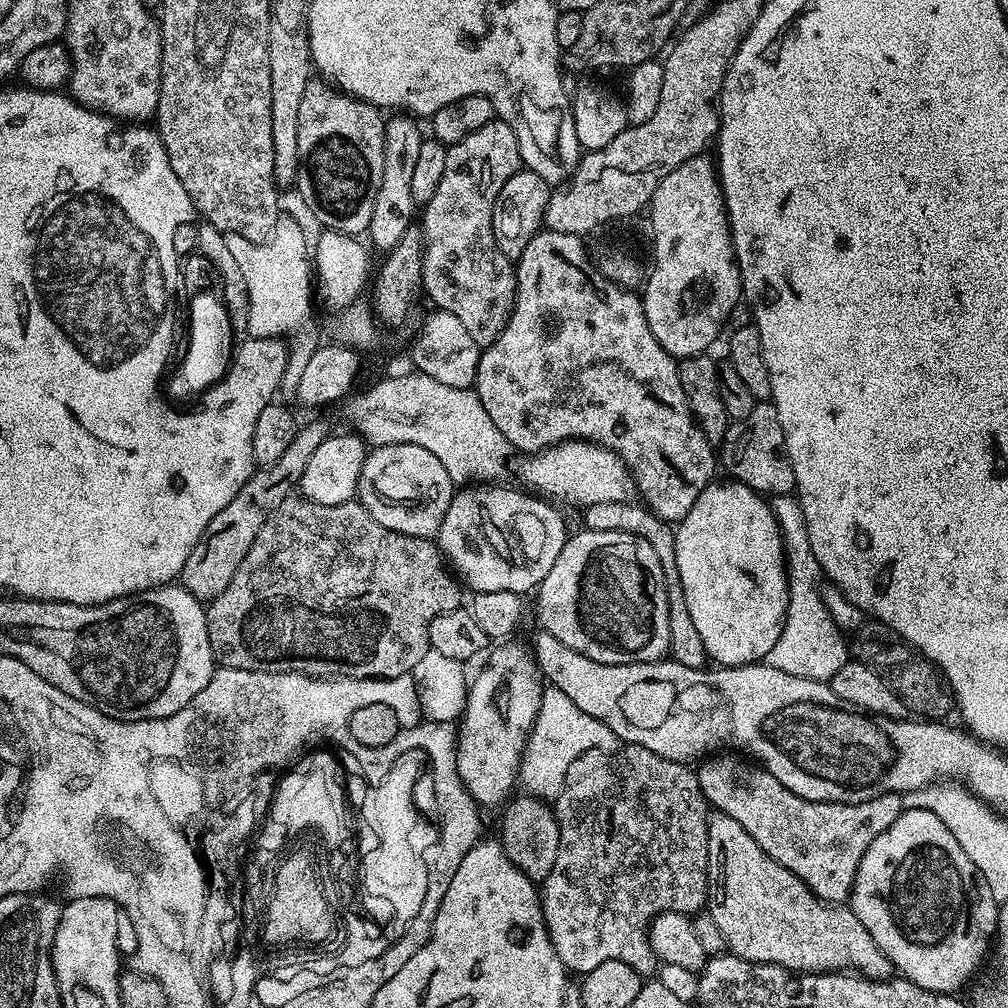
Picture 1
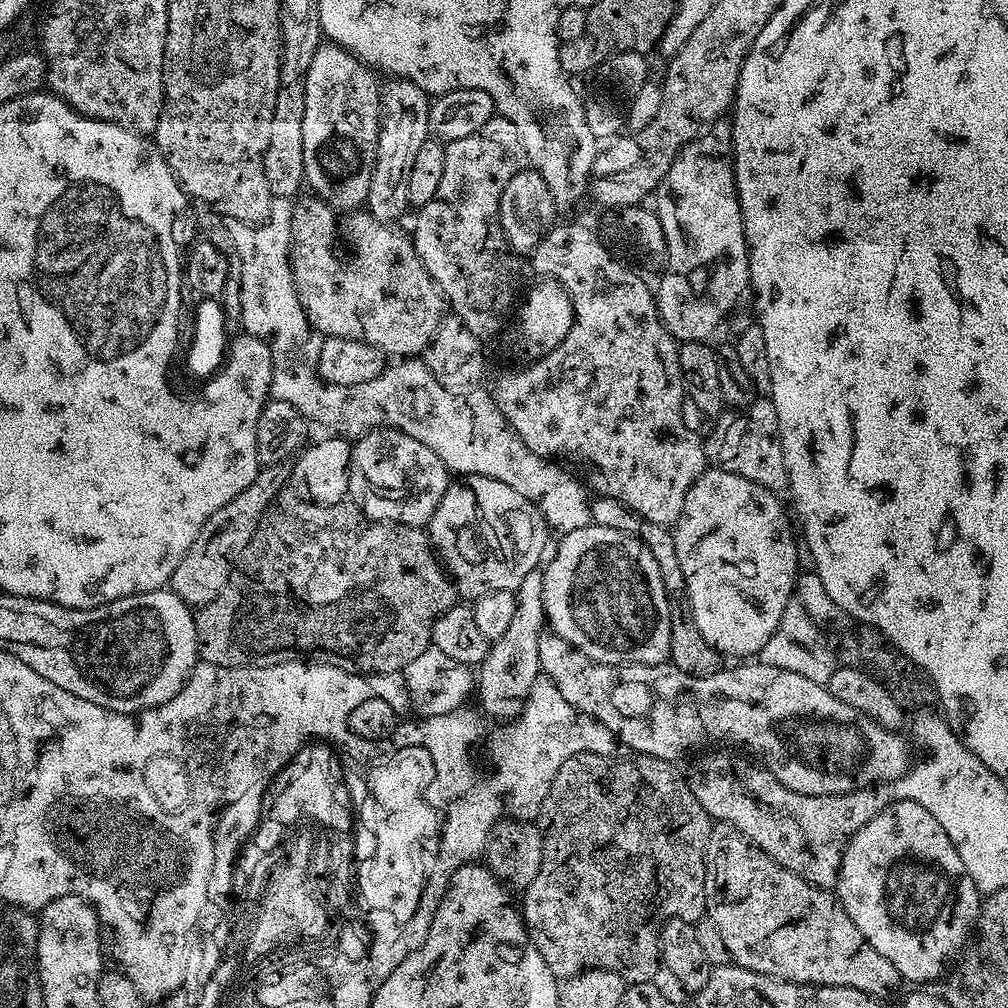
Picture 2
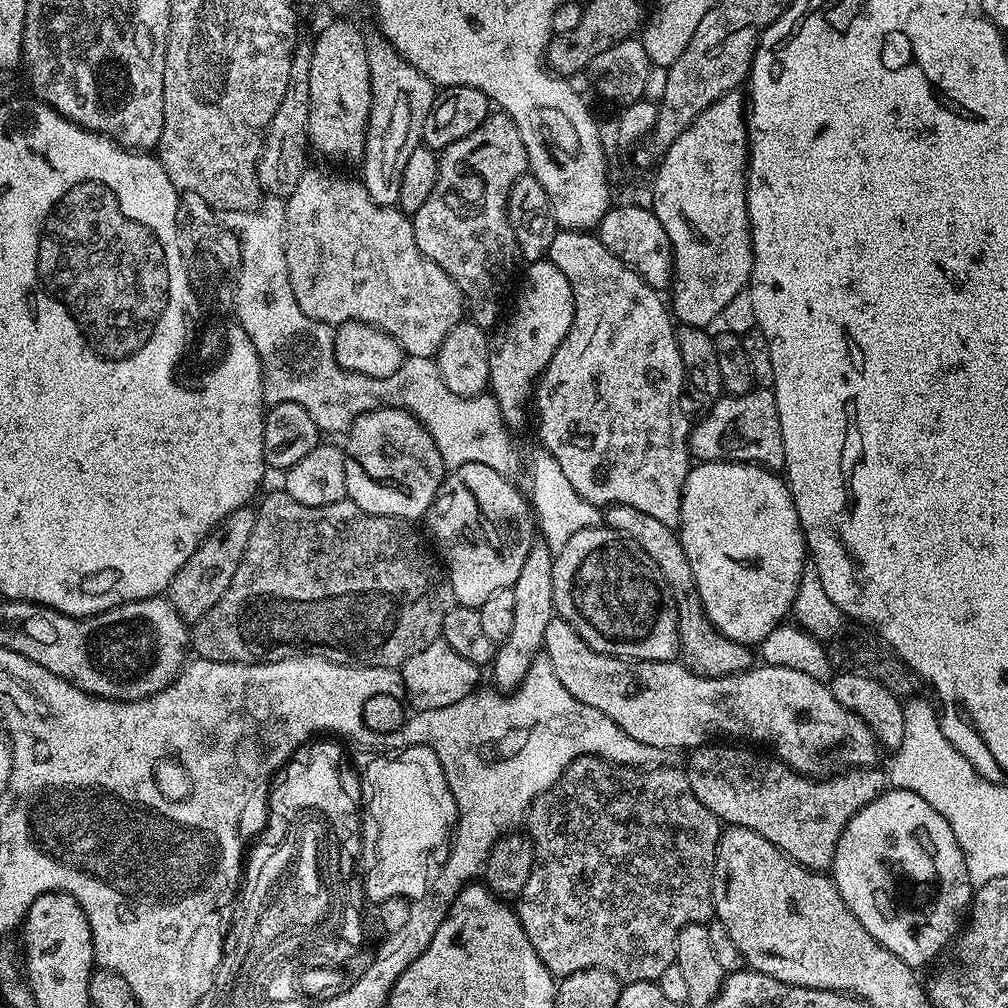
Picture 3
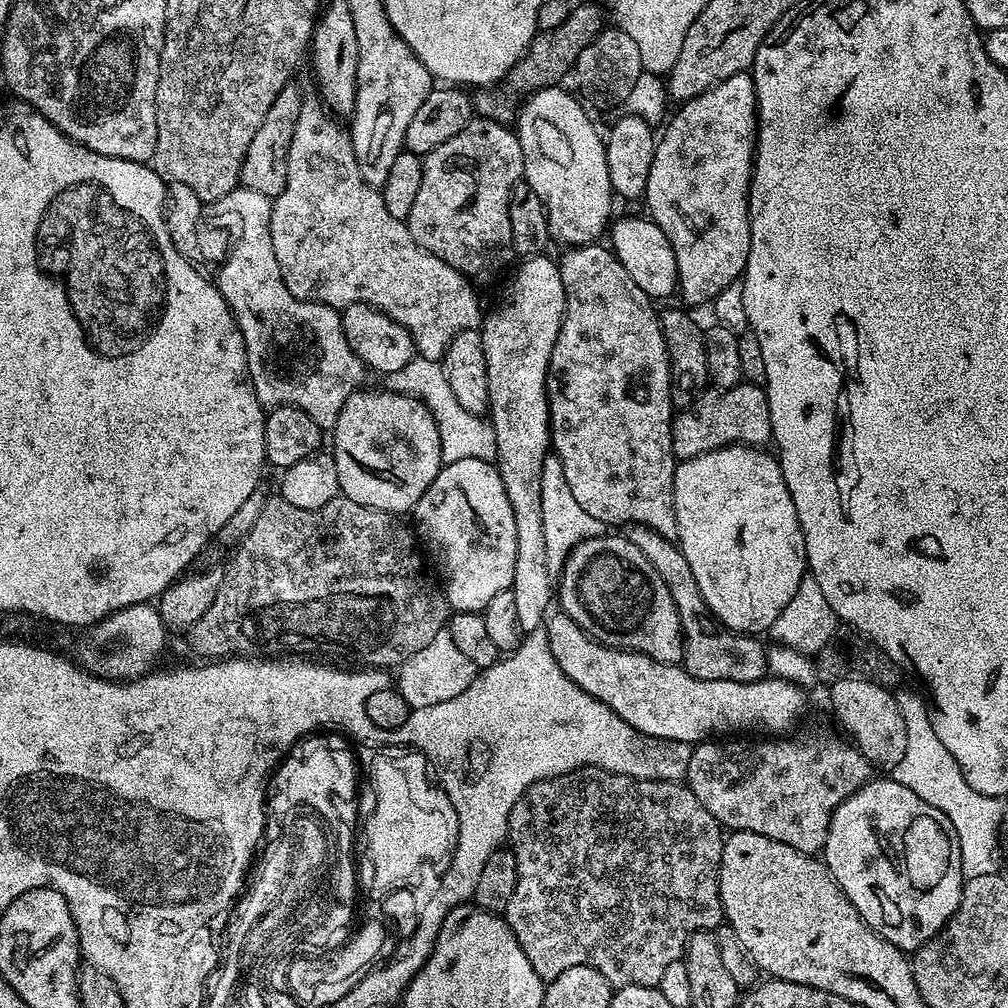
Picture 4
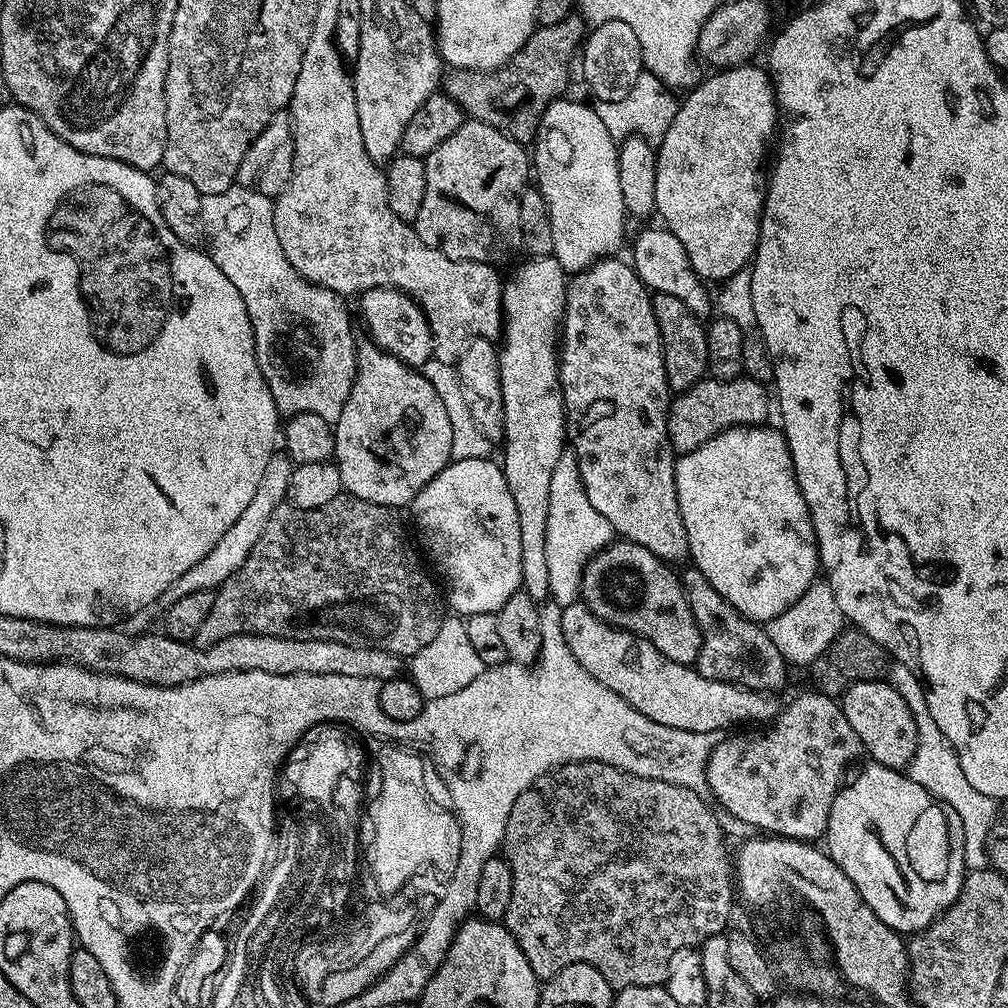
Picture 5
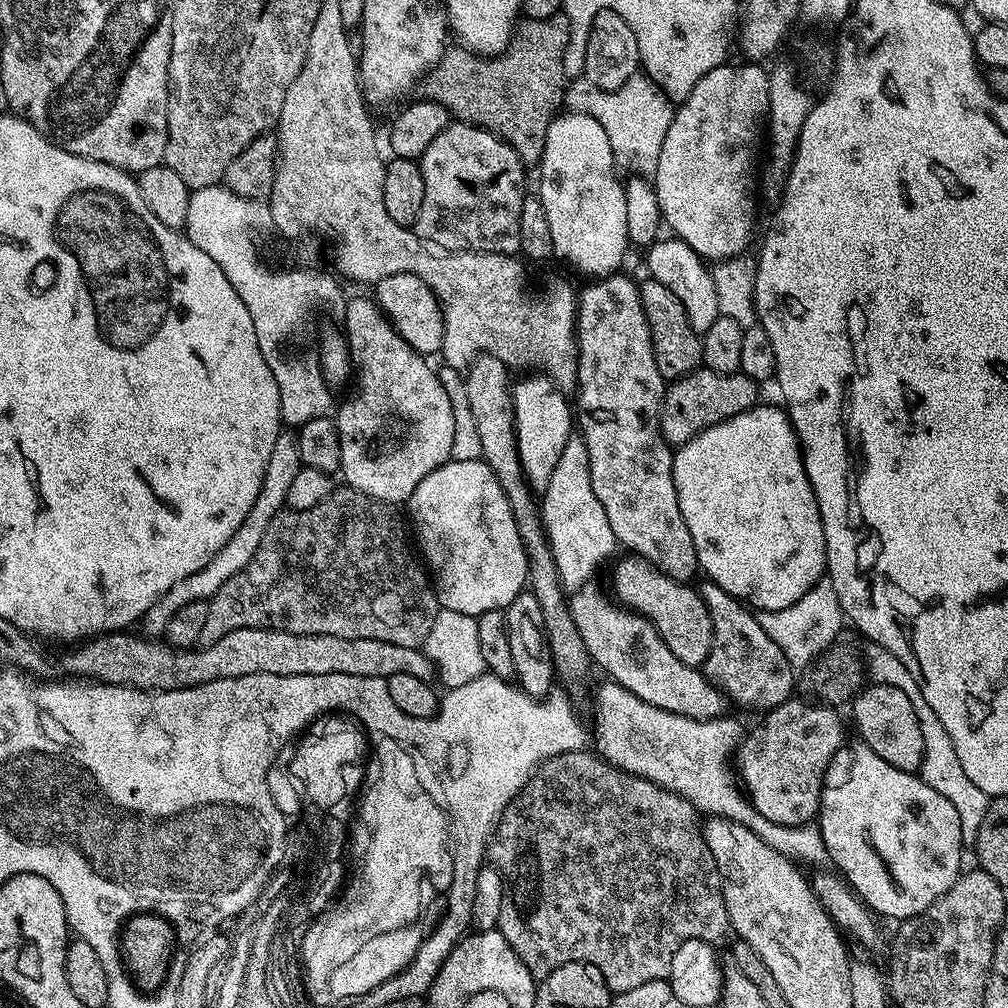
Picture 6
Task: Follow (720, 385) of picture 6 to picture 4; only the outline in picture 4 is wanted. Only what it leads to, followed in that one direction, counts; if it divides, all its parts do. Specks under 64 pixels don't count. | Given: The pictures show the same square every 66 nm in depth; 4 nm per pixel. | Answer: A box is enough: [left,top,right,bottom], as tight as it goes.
[672,382,772,461]

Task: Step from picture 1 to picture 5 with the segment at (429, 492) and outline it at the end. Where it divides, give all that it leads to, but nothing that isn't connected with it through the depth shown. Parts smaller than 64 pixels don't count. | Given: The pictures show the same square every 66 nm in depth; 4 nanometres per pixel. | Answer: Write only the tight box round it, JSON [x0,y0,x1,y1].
[334,338,452,510]

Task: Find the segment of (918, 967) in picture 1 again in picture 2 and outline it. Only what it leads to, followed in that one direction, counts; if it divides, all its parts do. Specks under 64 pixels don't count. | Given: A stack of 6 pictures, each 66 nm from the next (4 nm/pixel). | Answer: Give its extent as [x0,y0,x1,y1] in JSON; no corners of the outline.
[835,800,982,986]

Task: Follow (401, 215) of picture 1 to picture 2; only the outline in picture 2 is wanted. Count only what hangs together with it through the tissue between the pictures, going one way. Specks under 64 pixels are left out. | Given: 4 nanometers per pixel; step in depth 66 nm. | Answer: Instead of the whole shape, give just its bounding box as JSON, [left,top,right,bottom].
[366,78,430,225]

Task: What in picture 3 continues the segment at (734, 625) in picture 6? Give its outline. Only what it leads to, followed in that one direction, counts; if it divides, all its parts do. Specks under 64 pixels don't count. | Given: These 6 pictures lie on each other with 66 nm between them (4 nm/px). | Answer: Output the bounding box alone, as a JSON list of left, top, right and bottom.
[602,504,753,676]

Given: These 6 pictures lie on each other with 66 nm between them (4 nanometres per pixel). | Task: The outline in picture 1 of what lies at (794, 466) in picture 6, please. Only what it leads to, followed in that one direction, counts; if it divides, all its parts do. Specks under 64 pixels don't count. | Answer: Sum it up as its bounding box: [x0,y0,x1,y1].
[674,482,788,668]

